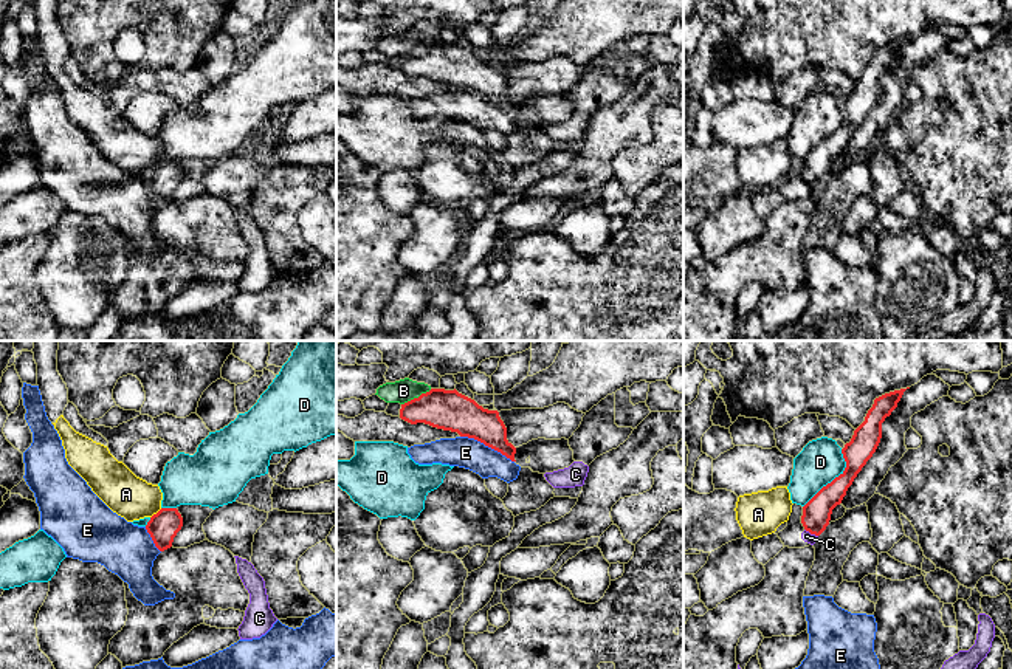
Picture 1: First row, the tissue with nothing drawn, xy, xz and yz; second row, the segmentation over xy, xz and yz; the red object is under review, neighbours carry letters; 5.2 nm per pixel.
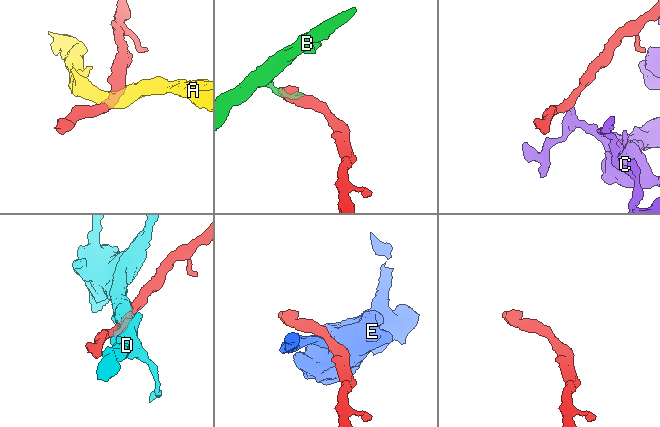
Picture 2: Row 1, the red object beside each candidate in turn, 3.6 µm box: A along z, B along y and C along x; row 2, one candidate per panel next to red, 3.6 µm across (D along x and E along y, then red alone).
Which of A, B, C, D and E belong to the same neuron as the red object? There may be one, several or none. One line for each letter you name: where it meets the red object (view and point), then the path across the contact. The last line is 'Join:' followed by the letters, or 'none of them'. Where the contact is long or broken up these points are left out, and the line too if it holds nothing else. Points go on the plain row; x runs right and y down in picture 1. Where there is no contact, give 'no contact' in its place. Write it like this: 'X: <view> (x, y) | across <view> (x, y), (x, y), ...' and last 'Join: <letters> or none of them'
Join: none of them

